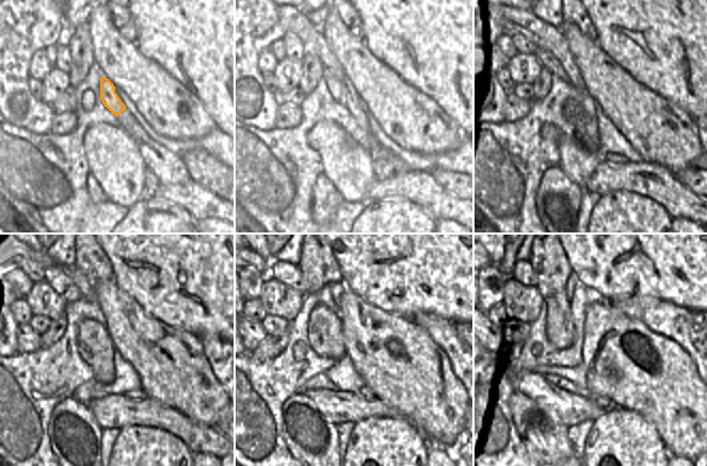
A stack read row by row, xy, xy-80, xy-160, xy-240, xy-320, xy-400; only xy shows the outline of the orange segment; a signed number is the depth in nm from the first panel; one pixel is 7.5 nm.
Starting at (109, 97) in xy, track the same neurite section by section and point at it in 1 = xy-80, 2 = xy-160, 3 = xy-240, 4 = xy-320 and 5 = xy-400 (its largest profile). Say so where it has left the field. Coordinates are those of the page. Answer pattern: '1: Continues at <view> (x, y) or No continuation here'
1: Continues at xy-80 (334, 86)
2: Continues at xy-160 (546, 59)
3: Continues at xy-240 (55, 276)
4: Continues at xy-320 (287, 273)
5: Continues at xy-400 (521, 271)

